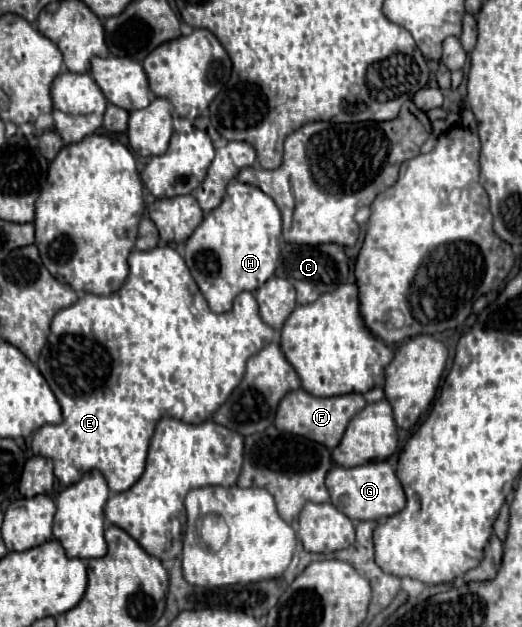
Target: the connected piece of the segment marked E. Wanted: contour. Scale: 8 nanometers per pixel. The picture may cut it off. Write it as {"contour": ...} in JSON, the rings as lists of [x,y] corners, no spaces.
{"contour":[[[156,247],[152,251],[132,251],[130,257],[128,257],[128,265],[130,265],[130,273],[128,273],[124,285],[120,287],[120,291],[116,291],[116,293],[112,293],[108,297],[98,297],[98,295],[92,295],[92,293],[86,293],[74,305],[70,305],[70,307],[58,311],[54,315],[52,327],[50,327],[50,337],[48,337],[44,349],[42,349],[40,359],[38,359],[38,369],[44,375],[44,379],[48,381],[50,389],[54,391],[54,395],[56,395],[60,407],[62,407],[64,421],[58,423],[58,425],[44,425],[44,427],[40,427],[34,433],[34,437],[32,437],[32,451],[34,451],[34,455],[48,457],[48,459],[54,461],[54,475],[58,477],[58,481],[62,485],[72,485],[72,483],[76,483],[82,477],[84,471],[98,469],[104,475],[104,479],[108,481],[108,487],[114,493],[130,489],[138,481],[142,471],[144,471],[148,443],[150,443],[150,437],[154,433],[156,423],[162,417],[166,417],[166,415],[168,417],[176,417],[176,419],[180,419],[184,423],[202,423],[202,421],[210,419],[214,415],[214,411],[230,397],[230,393],[242,381],[244,371],[246,371],[246,361],[274,339],[274,329],[268,327],[260,319],[260,315],[258,315],[258,303],[256,303],[254,295],[248,293],[248,291],[240,293],[234,299],[234,307],[232,307],[230,313],[222,313],[222,315],[212,313],[208,303],[206,303],[206,299],[202,297],[196,281],[192,279],[184,259],[172,247]]]}

